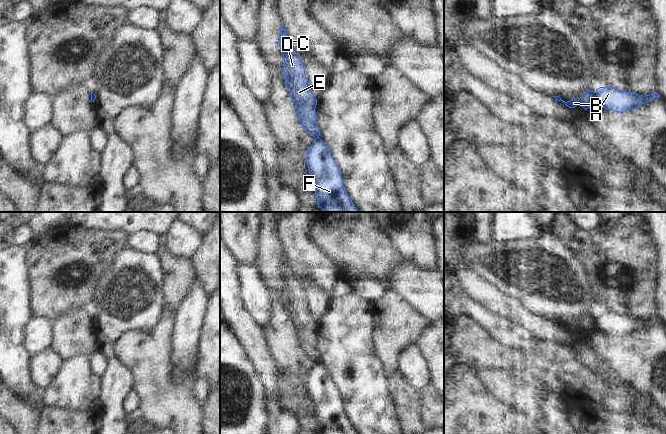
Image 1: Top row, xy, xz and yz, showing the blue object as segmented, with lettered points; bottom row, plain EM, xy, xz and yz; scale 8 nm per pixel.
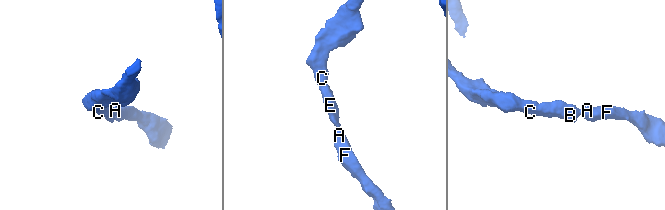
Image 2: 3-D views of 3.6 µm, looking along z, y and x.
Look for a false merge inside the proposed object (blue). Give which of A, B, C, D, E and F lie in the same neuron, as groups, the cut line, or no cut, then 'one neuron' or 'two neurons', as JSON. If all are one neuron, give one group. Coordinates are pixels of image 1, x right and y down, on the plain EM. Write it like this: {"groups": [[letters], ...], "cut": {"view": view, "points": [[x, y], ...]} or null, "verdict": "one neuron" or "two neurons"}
{"groups": [["A", "F"], ["B", "C", "D", "E"]], "cut": {"view": "yz", "points": [[594, 316], [595, 324]]}, "verdict": "two neurons"}

